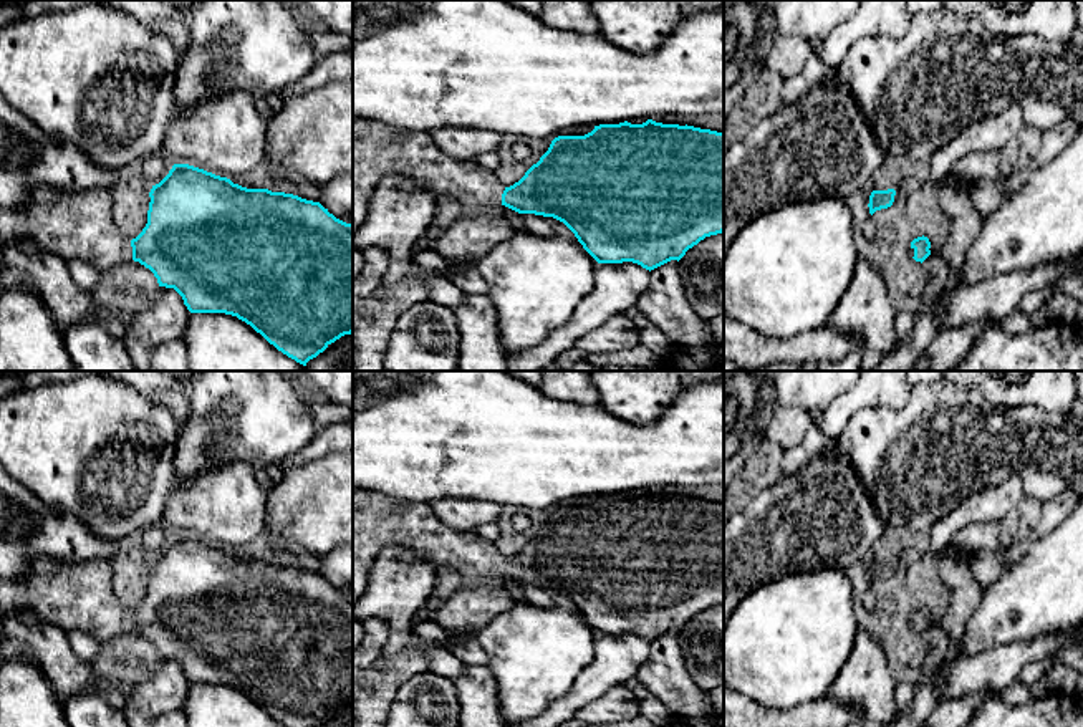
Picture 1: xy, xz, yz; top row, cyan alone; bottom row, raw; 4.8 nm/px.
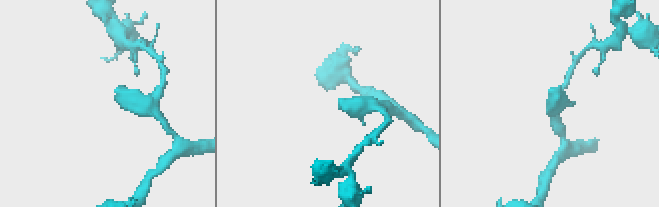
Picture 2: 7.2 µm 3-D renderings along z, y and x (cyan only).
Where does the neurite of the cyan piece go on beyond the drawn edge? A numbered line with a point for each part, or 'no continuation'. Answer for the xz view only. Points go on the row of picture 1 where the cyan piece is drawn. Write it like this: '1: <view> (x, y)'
1: xz (378, 149)

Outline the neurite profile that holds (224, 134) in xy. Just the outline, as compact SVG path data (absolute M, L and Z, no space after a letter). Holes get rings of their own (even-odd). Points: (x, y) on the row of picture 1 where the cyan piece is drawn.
M224 93L194 103L174 106L161 152L174 164L189 164L220 177L238 177L267 161L267 119L257 111L248 93Z

